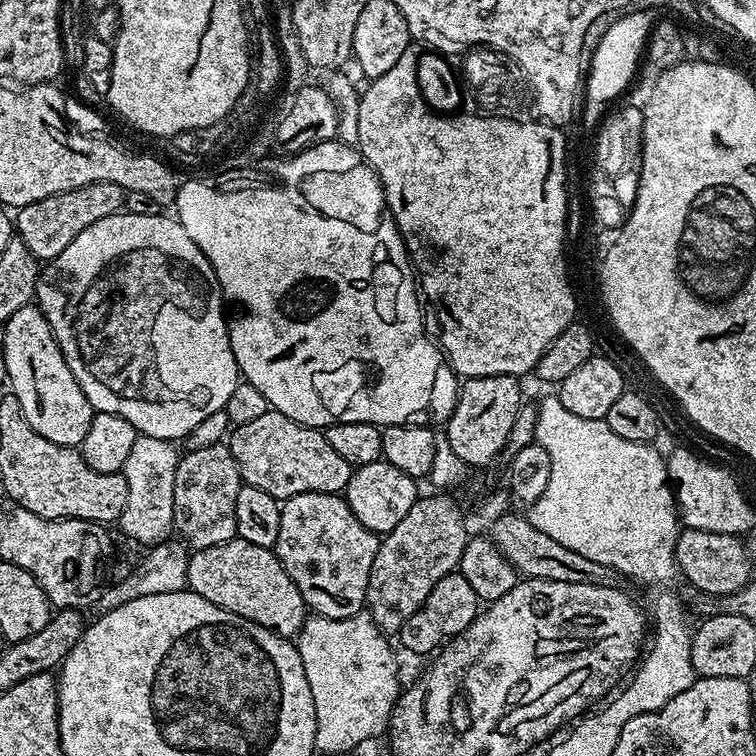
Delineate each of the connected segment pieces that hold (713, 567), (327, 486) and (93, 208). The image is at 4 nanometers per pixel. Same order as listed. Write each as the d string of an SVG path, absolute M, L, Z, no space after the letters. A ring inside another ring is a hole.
M684 528L676 539L676 567L687 583L714 596L734 594L748 584L754 572L754 566L748 560L745 541L740 536L714 534L710 530L693 528Z
M269 410L257 418L255 422L235 425L226 440L228 448L234 454L234 462L238 462L240 479L250 486L258 486L258 490L266 490L266 494L281 502L289 500L294 494L307 492L335 492L343 493L347 489L354 471L346 458L333 450L330 442L326 442L323 431L318 428L307 428L294 418L286 418L286 414Z
M94 182L78 190L66 190L38 202L30 202L15 213L15 235L24 243L26 250L34 254L36 261L50 261L62 254L62 250L66 250L66 246L86 230L86 226L94 226L94 222L102 222L102 218L121 211L125 195L124 189L114 182Z

